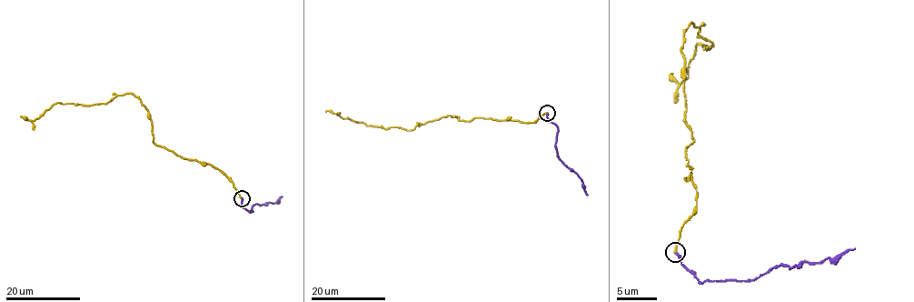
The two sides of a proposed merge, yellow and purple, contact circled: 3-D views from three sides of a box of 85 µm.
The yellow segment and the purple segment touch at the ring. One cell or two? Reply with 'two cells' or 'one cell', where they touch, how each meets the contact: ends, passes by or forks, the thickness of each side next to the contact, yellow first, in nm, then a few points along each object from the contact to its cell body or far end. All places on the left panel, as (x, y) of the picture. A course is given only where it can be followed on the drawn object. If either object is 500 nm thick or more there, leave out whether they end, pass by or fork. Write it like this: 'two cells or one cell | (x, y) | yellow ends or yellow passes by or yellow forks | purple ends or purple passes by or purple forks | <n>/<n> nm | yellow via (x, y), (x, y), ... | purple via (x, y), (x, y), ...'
one cell | (242, 198) | yellow ends | purple ends | 180/240 nm | yellow via (242, 197), (210, 165), (155, 145), (150, 115), (131, 93), (92, 105), (57, 103), (33, 121), (21, 116) | purple via (242, 197), (243, 206), (252, 212), (254, 204), (276, 202), (282, 196)

